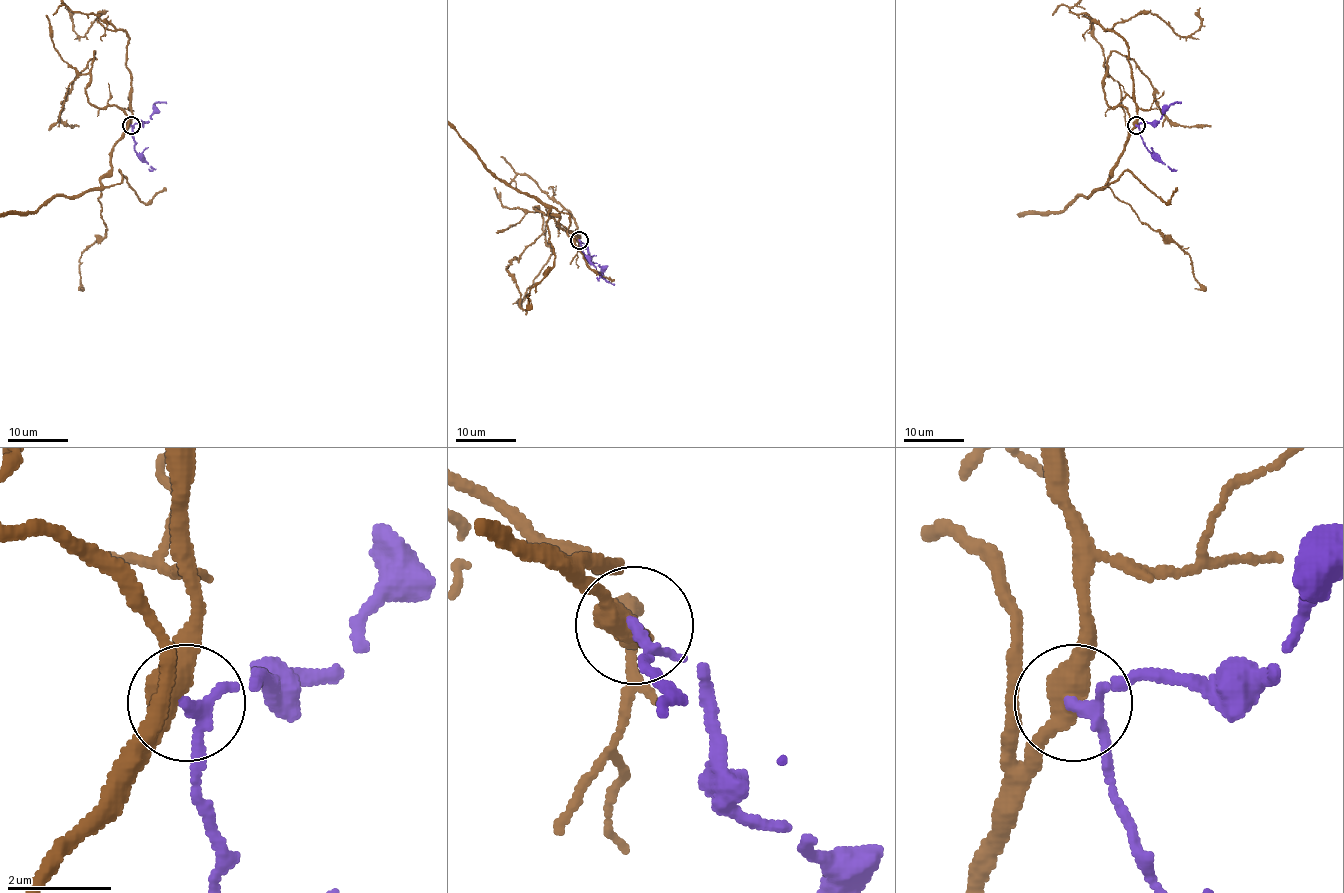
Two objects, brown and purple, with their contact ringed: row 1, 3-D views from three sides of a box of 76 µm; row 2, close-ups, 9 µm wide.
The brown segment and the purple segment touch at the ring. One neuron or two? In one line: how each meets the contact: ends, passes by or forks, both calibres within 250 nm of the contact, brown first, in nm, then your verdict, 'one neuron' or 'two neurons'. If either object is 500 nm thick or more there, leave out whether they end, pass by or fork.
brown passes by; purple passes by; calibres 440 and 200 nm; two neurons

